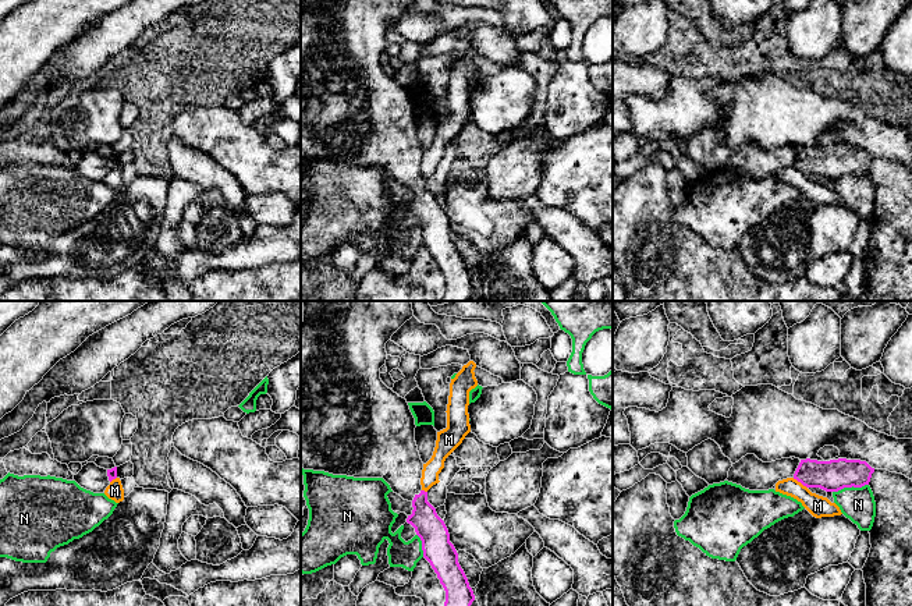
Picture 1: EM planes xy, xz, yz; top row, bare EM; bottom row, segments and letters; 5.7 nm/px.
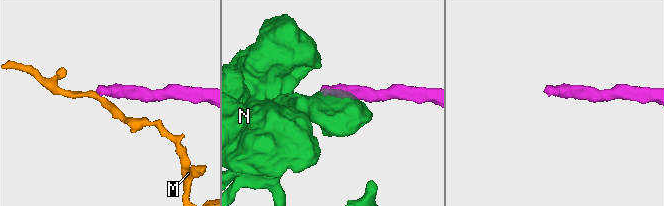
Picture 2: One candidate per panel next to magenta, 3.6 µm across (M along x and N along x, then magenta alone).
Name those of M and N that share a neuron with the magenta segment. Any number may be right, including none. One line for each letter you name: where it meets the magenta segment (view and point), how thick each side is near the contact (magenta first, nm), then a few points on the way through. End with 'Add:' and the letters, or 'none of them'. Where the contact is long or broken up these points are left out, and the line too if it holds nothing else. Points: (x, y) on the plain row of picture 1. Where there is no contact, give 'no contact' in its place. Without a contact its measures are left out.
Add: none of them

